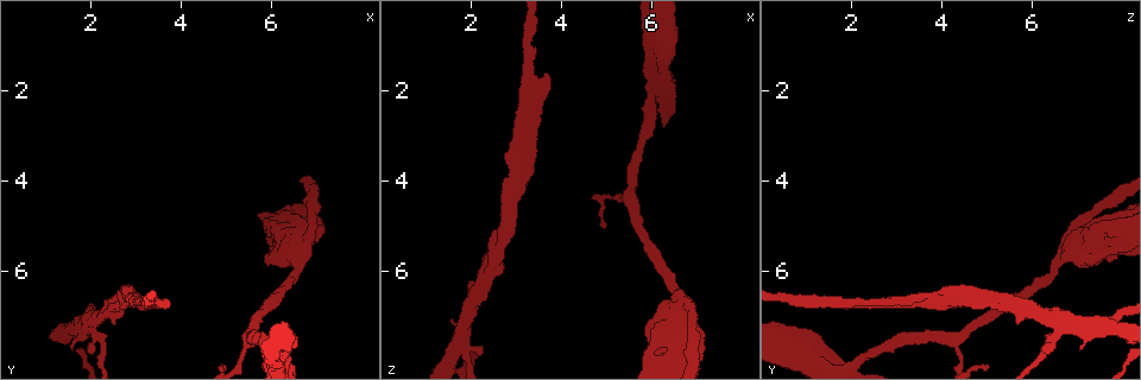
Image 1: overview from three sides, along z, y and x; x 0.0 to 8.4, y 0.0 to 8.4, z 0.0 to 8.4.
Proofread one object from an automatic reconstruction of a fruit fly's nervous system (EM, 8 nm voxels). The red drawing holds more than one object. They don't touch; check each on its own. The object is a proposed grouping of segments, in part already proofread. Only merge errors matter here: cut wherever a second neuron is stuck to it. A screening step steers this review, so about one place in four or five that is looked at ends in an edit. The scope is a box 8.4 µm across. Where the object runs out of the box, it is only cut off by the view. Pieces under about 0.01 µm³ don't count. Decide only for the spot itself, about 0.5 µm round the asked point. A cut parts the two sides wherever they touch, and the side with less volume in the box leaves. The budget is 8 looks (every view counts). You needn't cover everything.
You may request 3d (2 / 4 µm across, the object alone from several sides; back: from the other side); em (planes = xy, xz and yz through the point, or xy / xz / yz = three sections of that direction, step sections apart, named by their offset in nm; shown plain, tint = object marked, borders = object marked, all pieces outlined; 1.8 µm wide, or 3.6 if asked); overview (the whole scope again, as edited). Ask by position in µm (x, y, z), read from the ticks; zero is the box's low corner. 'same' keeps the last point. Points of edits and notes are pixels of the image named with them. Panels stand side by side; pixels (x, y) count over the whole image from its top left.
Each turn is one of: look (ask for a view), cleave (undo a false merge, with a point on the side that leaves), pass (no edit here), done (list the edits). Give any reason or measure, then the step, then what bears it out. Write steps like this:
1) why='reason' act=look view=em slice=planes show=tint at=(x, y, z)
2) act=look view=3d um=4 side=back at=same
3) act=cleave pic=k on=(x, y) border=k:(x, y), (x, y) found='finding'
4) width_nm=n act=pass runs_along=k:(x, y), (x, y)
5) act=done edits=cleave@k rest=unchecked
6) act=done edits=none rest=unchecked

why='thick turns thin' act=look view=3d um=2 side=back at=(1.95, 7.10, 6.75)

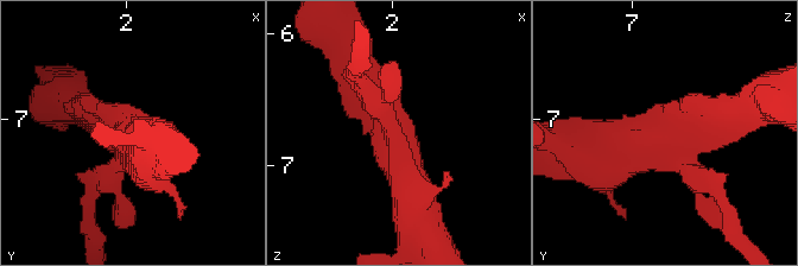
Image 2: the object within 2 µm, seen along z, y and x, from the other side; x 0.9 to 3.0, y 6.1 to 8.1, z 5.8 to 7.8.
why='need the tissue' act=look view=em um=3.6 slice=planes show=tint at=(2.00, 7.10, 6.72)

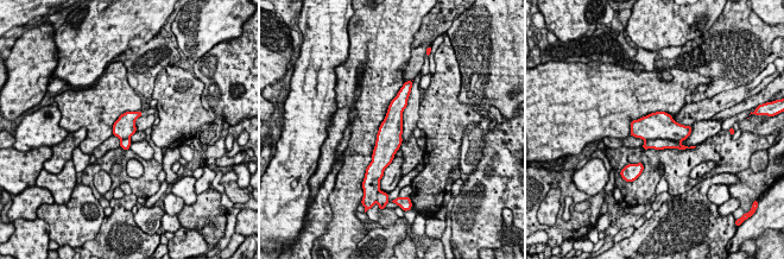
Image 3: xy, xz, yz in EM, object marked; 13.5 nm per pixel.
width_nm=300 act=cleave pic=3 on=(657, 144) border=3:(645, 139), (671, 139), (677, 141) found='two neurons meet here'

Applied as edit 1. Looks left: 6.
why='side arm on a straight run' act=look view=em slice=xy step=4 show=tint at=(3.05, 6.65, 4.10)

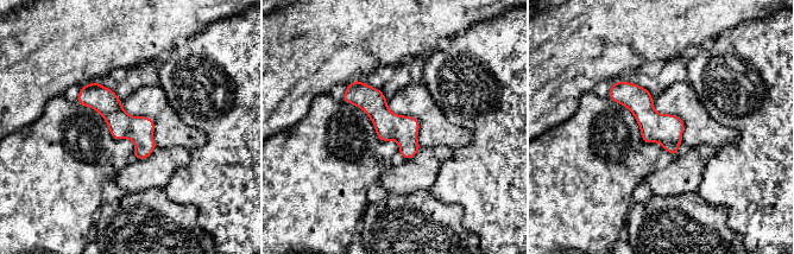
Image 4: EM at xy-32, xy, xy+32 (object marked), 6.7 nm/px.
why='another direction' act=look view=em slice=planes show=tint at=same

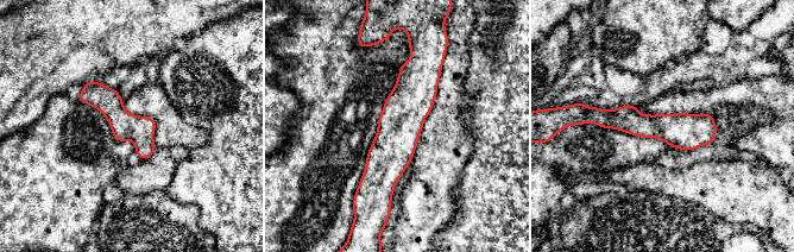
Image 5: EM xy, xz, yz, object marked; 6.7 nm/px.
act=pass runs_along=5:(415, 60), (384, 199) found='all the same neuron'

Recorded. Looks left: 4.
why='closes a loop' act=look view=em um=3.6 slice=planes show=tint at=(3.15, 6.75, 2.30)

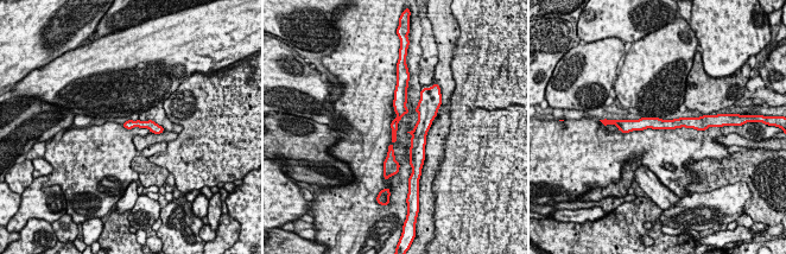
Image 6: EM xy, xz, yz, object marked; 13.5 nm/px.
act=pass runs_along=6:(397, 94), (399, 116), (388, 162) found='all the same neuron'

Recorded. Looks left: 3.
act=done edits=cleave@3 rest=unchecked

